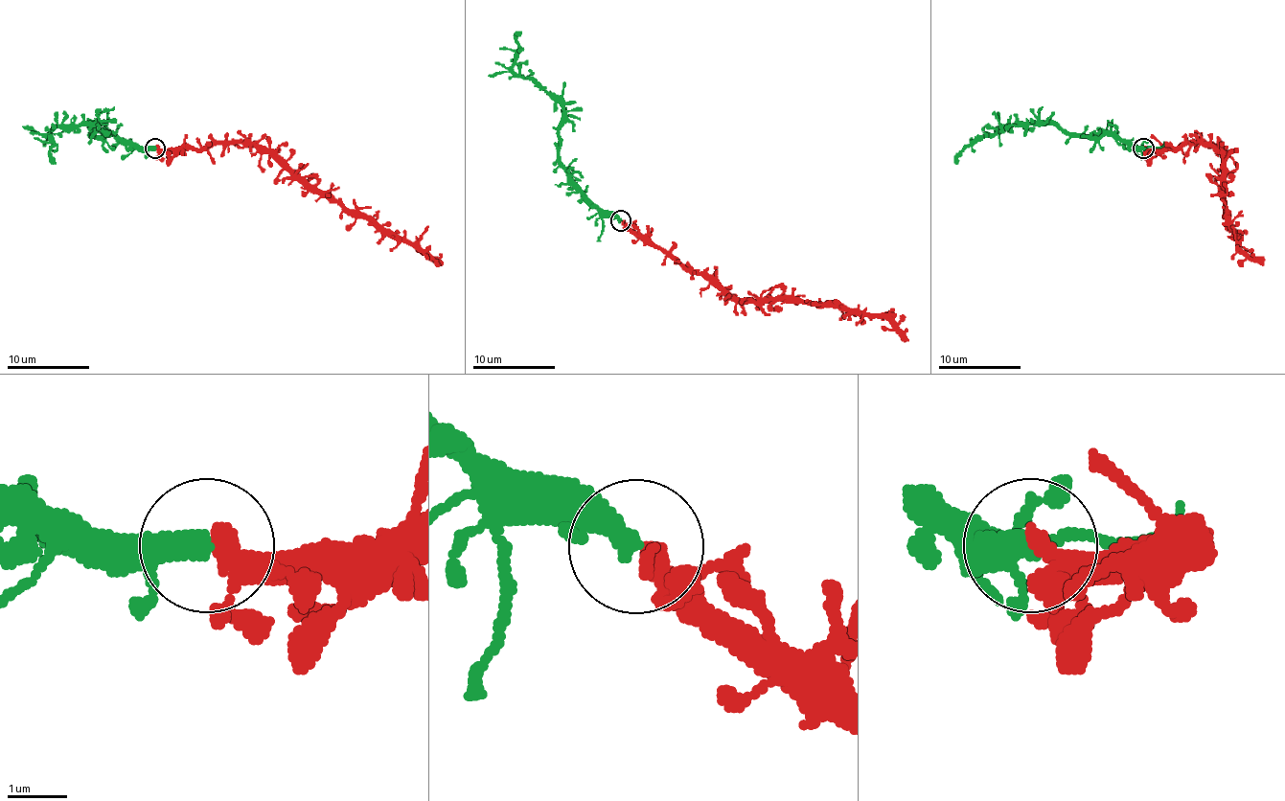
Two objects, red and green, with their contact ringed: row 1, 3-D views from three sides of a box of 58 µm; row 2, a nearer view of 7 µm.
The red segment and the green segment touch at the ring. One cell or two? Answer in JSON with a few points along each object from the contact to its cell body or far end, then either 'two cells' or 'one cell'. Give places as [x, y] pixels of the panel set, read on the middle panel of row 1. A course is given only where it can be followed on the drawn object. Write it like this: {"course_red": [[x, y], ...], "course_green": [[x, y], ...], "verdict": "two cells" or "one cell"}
{"course_red": [[621, 219], [668, 250], [687, 267], [711, 275], [743, 300], [837, 302], [851, 310], [882, 314], [908, 341]], "course_green": [[621, 219], [608, 217], [560, 160], [563, 109], [513, 70], [520, 31]], "verdict": "one cell"}

